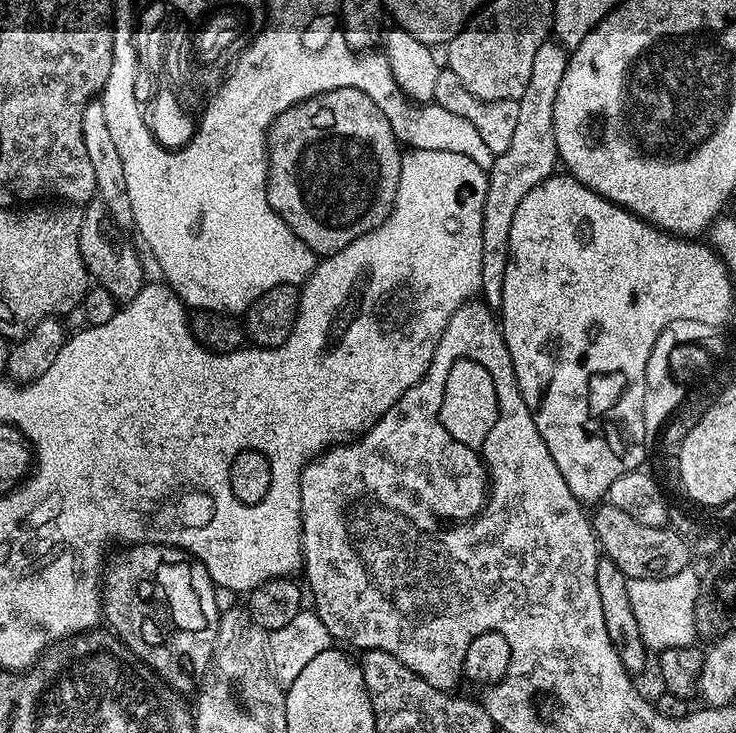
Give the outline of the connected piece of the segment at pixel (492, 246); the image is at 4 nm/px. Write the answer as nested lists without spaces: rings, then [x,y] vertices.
[[[550,38],[538,46],[538,55],[534,57],[534,74],[530,74],[526,94],[522,94],[518,101],[518,123],[514,138],[510,141],[510,150],[499,153],[492,161],[482,226],[482,242],[487,246],[489,257],[505,251],[510,238],[510,222],[514,222],[514,210],[518,210],[518,202],[522,202],[522,198],[526,198],[534,186],[557,171],[554,102],[558,98],[558,86],[562,86],[562,74],[566,74],[569,55],[569,49],[556,38]]]

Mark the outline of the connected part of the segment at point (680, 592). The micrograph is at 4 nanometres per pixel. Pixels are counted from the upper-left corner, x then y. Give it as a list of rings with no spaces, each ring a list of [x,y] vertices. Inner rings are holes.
[[[692,570],[679,572],[670,578],[629,580],[630,607],[634,610],[634,618],[638,618],[642,642],[653,653],[663,654],[674,648],[686,648],[697,639],[694,606],[701,583],[701,577],[696,577]]]

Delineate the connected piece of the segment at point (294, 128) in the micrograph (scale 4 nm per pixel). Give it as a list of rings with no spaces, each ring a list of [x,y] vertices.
[[[351,86],[340,89],[330,89],[329,92],[319,93],[309,100],[301,100],[293,104],[286,111],[281,112],[272,121],[272,127],[268,130],[268,201],[274,211],[284,220],[293,234],[301,240],[307,248],[311,248],[317,257],[323,258],[342,250],[350,242],[358,237],[366,235],[372,229],[379,226],[392,211],[392,203],[396,201],[398,190],[398,178],[400,177],[401,145],[396,139],[394,124],[387,115],[365,93]]]

